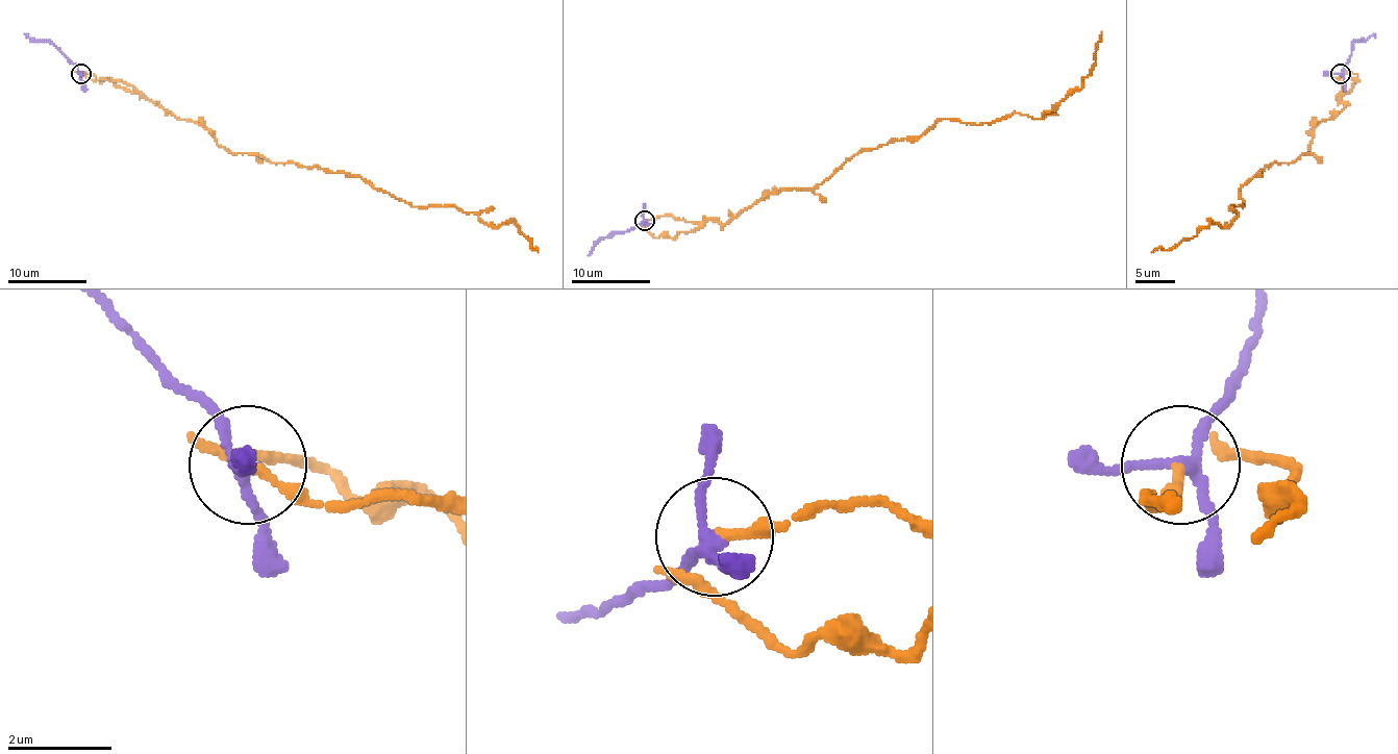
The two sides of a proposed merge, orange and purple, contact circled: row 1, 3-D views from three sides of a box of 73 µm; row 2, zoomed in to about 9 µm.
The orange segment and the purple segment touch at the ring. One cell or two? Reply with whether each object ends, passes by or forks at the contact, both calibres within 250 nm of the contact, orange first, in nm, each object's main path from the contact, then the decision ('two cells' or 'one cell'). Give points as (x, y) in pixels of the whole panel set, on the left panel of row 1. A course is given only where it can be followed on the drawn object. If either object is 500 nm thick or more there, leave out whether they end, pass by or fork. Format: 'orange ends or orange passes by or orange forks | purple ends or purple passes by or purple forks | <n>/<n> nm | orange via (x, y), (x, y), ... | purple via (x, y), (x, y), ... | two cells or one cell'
orange forks | purple forks | 120/190 nm | orange via (81, 73), (129, 83), (232, 153), (357, 174), (413, 206), (450, 206), (494, 226), (512, 222), (538, 252) | purple via (81, 73), (52, 44), (24, 33) | one cell

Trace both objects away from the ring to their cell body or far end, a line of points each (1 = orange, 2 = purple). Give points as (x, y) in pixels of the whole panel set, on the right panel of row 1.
1: (1340, 73), (1344, 107), (1314, 129), (1307, 153), (1256, 174), (1224, 226), (1208, 222), (1151, 252)
2: (1340, 73), (1347, 66), (1353, 44), (1375, 33)

